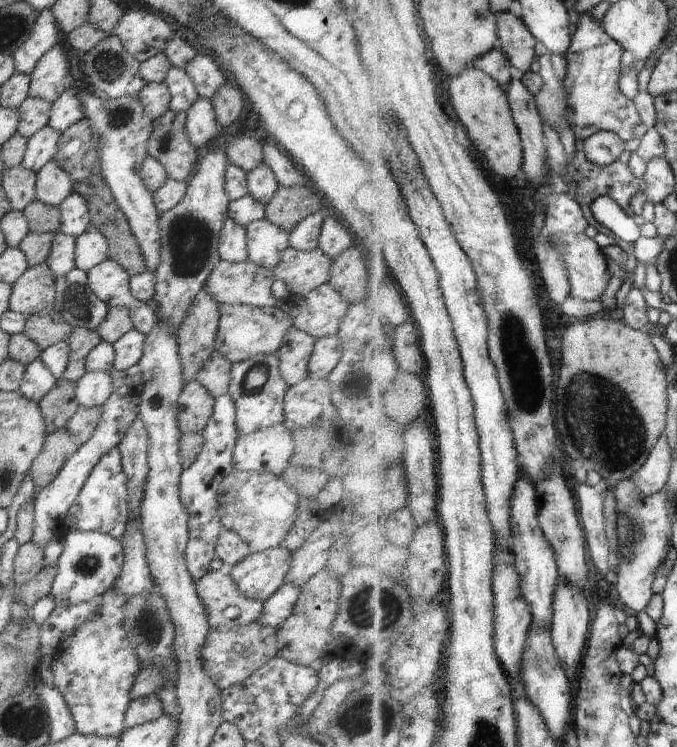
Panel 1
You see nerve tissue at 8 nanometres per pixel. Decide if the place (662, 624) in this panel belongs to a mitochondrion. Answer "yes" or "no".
no

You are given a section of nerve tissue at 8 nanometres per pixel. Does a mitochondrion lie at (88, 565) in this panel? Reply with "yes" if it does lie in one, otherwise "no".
yes

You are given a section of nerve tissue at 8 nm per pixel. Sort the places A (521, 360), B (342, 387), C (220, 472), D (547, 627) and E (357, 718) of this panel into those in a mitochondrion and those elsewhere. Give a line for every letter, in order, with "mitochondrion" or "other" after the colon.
A: mitochondrion
B: mitochondrion
C: other
D: other
E: mitochondrion

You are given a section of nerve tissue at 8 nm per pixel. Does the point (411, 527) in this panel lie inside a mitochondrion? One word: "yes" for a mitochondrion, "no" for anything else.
no

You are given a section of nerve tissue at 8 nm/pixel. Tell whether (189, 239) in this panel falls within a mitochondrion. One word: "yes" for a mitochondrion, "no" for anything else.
yes

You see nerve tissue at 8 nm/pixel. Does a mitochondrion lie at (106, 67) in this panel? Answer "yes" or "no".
yes

